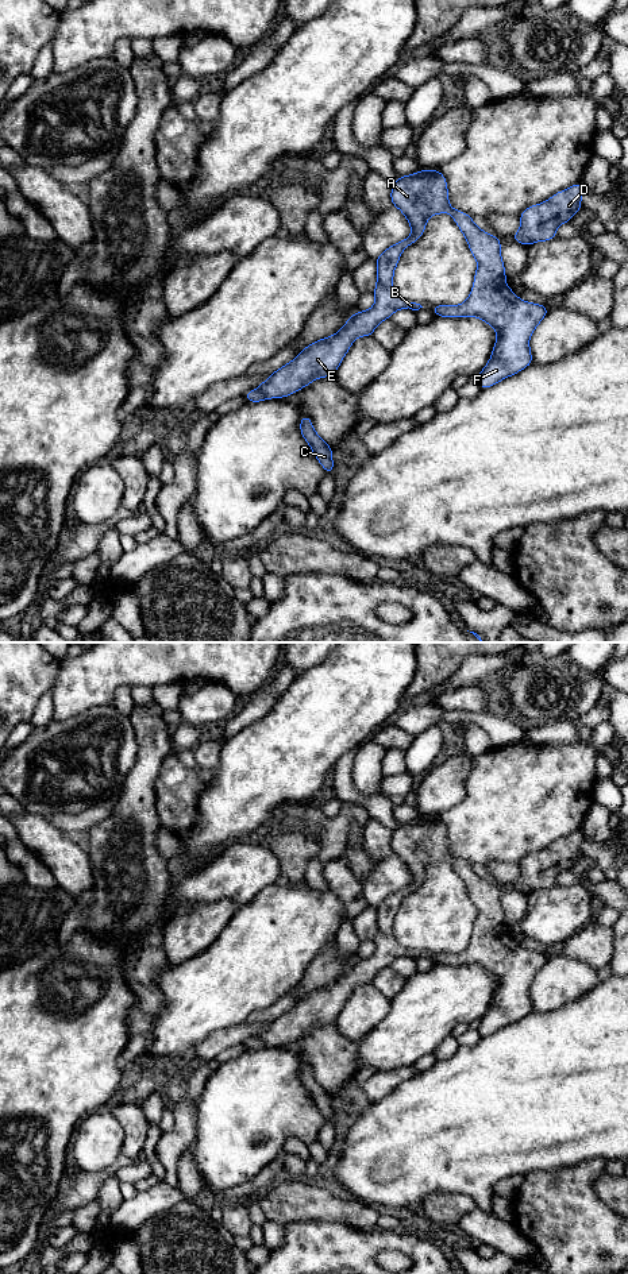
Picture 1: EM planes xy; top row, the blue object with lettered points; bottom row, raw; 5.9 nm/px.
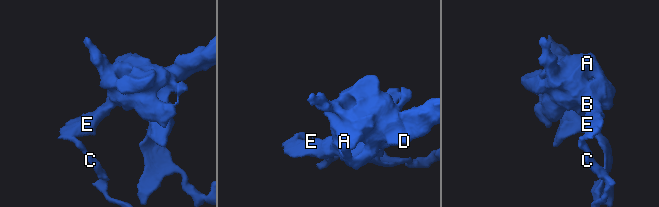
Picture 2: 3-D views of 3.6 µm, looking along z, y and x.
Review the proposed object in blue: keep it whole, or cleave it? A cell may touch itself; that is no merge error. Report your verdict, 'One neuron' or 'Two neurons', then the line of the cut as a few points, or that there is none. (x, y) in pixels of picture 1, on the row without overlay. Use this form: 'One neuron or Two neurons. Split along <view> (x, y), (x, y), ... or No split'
One neuron. No split

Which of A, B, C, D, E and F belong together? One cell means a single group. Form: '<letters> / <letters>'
A B C D E F

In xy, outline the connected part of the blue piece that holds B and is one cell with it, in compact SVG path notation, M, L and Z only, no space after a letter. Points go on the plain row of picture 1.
M439 818L401 823L393 831L390 848L407 865L412 881L377 906L373 956L355 960L335 982L301 997L257 1038L243 1042L248 1050L284 1046L317 1026L335 1023L355 987L371 984L377 973L398 957L423 956L394 939L393 922L402 899L423 884L427 868L443 860L452 864L478 914L469 946L461 953L434 953L432 960L440 965L479 965L497 980L492 1004L477 1027L481 1036L488 1036L532 1012L529 985L548 961L548 956L523 949L506 934L500 887L478 876L471 864L451 856L447 829Z

